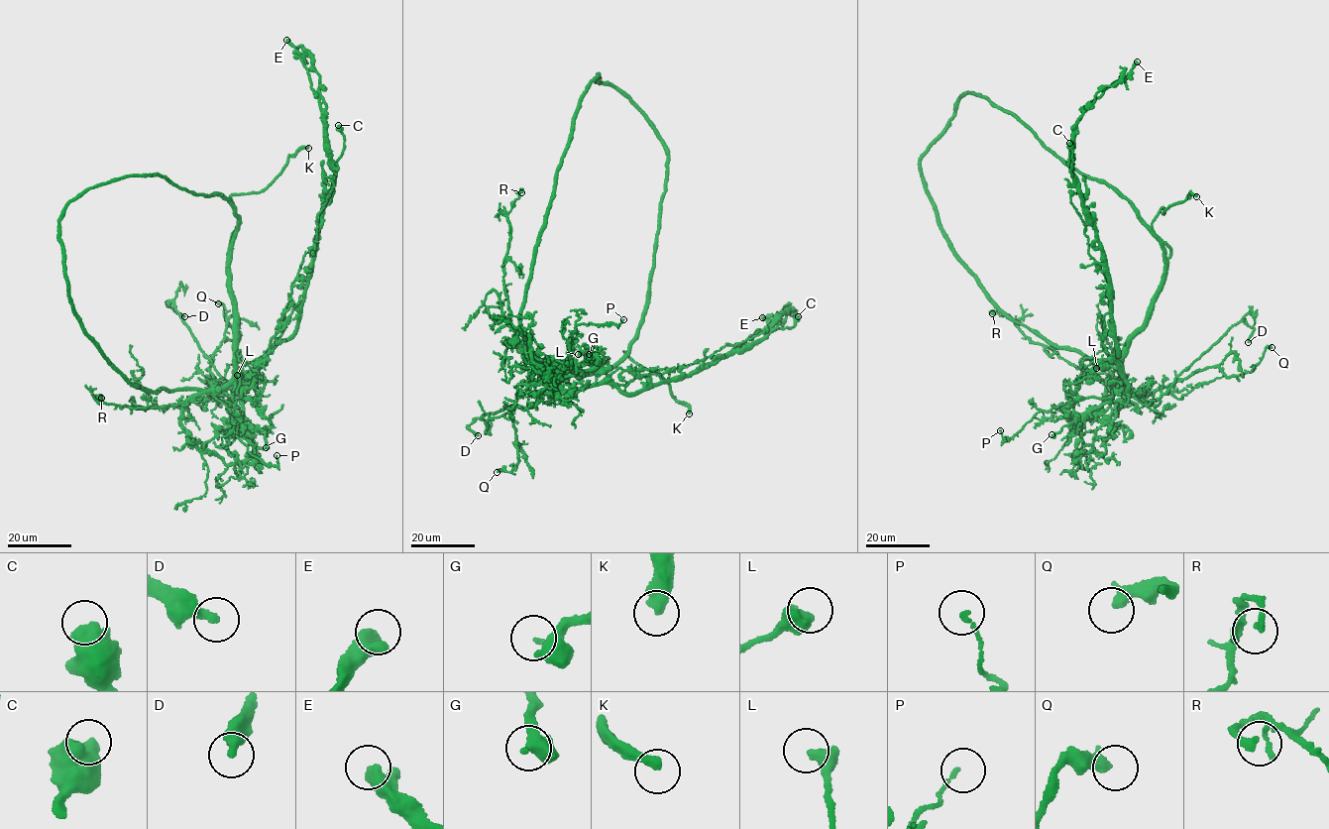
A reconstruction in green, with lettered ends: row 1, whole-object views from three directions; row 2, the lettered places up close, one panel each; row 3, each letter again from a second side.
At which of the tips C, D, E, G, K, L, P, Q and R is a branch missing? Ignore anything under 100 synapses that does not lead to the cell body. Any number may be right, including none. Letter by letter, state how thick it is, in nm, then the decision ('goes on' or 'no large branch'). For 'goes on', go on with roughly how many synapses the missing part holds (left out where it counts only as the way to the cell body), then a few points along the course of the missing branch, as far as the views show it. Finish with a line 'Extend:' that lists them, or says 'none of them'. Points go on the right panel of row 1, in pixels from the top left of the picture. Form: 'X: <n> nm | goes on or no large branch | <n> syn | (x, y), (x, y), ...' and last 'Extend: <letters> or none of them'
C: 650 nm | no large branch
D: 340 nm | no large branch
E: 380 nm | no large branch
G: 240 nm | no large branch
K: 420 nm | goes on | (1196, 196), (1207, 190), (1245, 144), (1251, 139), (1254, 142)
L: 500 nm | no large branch
P: 130 nm | no large branch
Q: 400 nm | no large branch
R: 200 nm | no large branch
Extend: K

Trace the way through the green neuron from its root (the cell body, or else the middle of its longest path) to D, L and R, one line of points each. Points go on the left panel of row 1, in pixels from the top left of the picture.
D: (231, 382), (233, 394), (204, 357), (189, 328), (168, 300), (167, 306), (184, 316)
L: (231, 382), (245, 398), (253, 399), (254, 404), (237, 395), (240, 383), (237, 375)
R: (231, 382), (225, 387), (208, 389), (183, 402), (163, 408), (121, 409), (101, 398)

